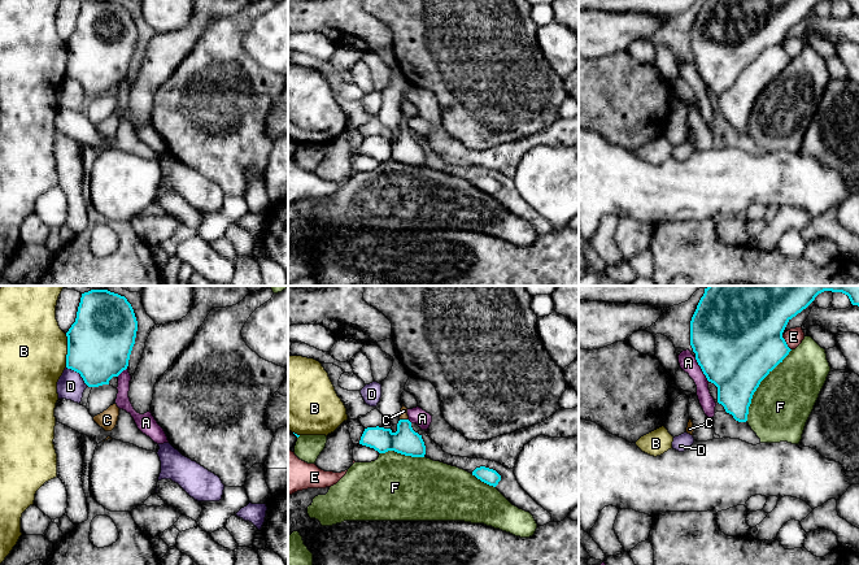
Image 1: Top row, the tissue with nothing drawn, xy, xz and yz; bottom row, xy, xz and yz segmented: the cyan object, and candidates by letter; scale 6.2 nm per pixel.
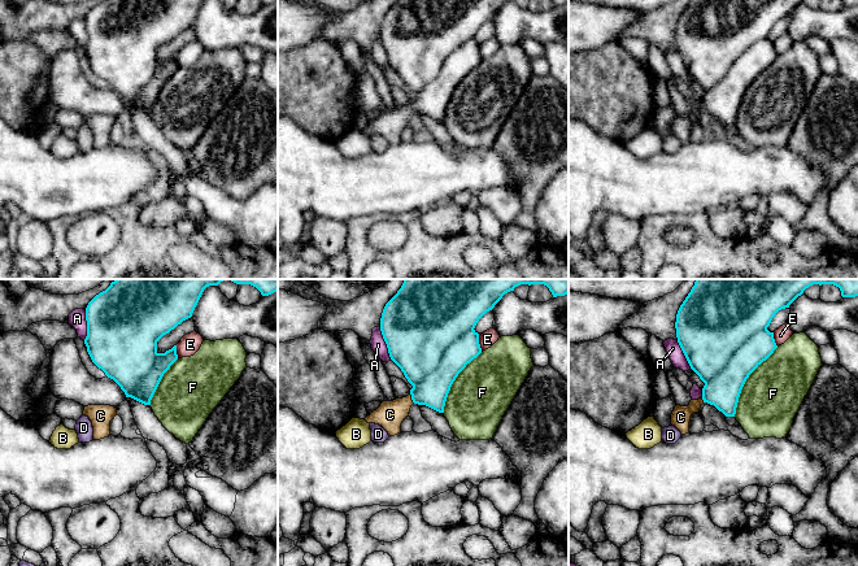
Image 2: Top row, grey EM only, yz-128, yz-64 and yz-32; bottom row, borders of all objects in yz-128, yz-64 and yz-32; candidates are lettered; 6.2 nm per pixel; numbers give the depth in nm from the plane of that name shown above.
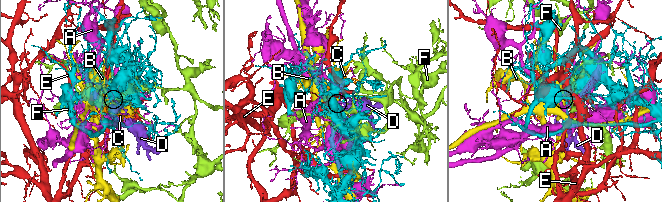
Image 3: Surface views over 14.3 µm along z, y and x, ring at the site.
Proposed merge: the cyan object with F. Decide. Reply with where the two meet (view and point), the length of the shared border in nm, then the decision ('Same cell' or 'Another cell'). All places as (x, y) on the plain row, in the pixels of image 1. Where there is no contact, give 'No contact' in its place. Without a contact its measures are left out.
Touches cyan at yz (758, 95). Shared border 550 nm. Another cell

